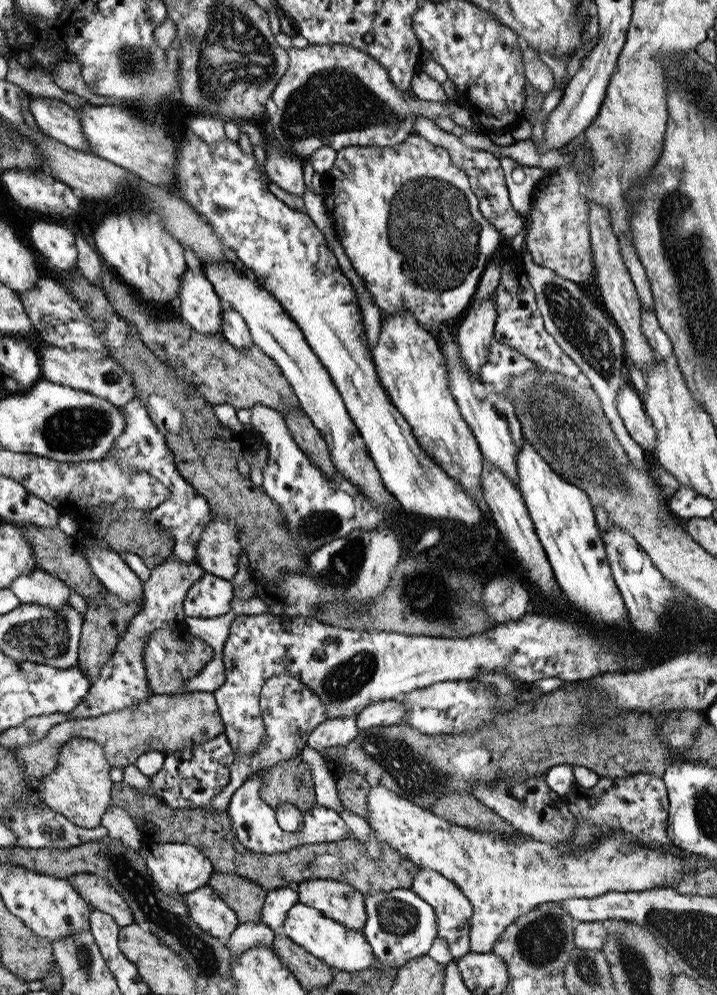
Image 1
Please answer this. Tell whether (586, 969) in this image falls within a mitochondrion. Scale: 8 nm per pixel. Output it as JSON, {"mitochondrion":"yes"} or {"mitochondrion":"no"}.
{"mitochondrion":"yes"}

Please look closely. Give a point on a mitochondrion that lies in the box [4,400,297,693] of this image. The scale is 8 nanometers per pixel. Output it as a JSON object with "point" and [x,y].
{"point":[70,429]}

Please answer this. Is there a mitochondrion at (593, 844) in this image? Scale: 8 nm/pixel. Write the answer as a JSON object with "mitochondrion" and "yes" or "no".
{"mitochondrion":"yes"}

